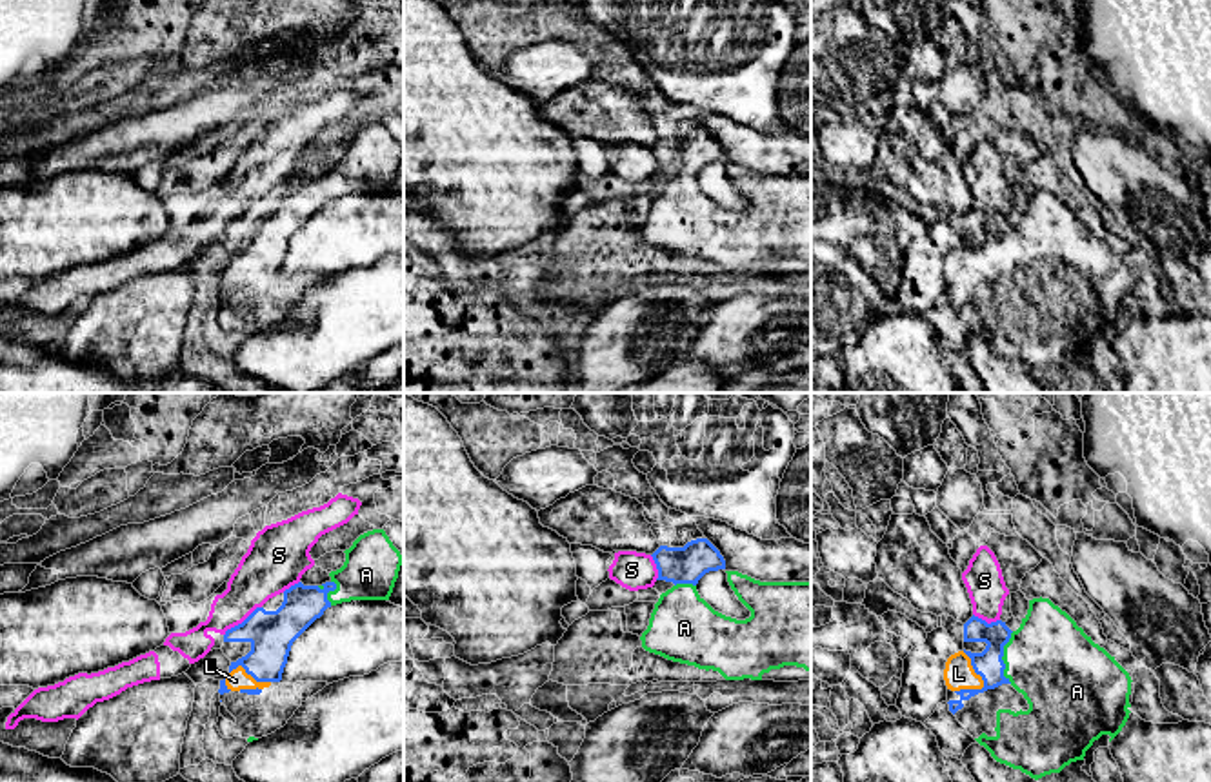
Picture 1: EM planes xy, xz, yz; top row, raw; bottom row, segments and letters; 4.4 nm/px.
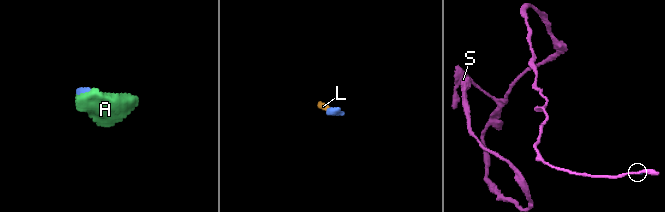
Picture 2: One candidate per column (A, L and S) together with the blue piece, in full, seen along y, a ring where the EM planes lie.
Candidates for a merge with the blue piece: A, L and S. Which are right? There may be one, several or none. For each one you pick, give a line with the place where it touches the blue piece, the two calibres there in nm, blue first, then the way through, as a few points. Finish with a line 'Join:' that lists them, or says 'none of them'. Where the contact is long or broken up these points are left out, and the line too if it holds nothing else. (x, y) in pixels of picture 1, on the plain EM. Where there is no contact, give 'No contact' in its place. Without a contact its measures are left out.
A: Touches blue at yz (1002, 248). Thickness 120 nm (blue) against 380 nm
L: Touches blue at yz (975, 264). Thickness 120 nm (blue) against 140 nm. Path across: yz (988, 257), (975, 264), (959, 266)
Join: A, L

